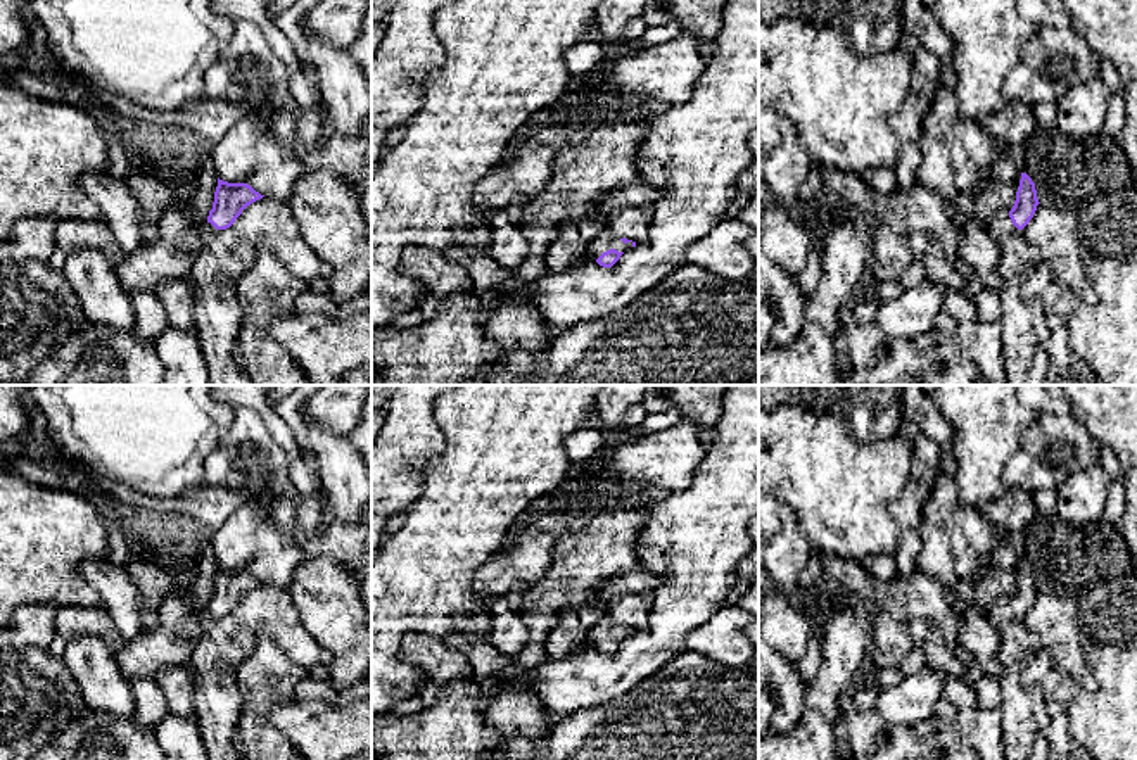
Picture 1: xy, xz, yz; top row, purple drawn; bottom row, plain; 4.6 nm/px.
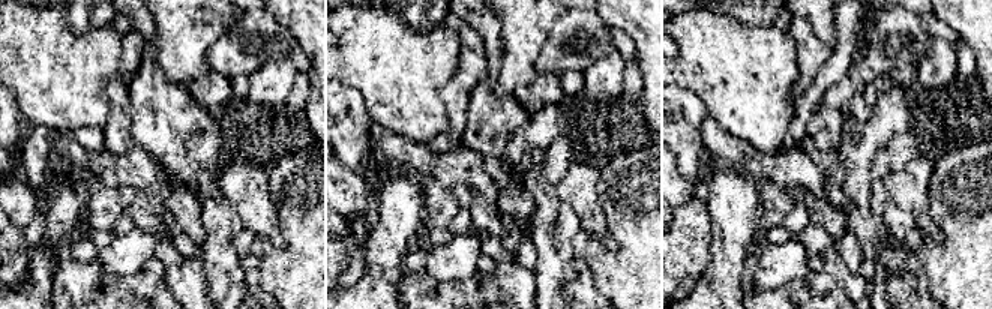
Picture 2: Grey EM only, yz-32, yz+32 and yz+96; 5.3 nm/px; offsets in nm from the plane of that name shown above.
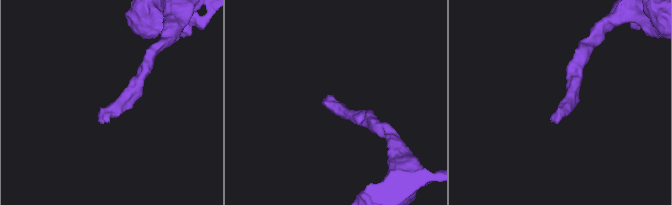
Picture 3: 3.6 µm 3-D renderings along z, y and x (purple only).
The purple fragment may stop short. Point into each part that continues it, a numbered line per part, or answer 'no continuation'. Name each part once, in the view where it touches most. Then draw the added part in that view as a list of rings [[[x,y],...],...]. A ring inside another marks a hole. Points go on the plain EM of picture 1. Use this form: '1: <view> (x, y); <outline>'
1: xz (607, 627); [[[610,617],[603,618],[596,627],[589,630],[589,644],[596,648],[603,639],[615,636],[619,639],[627,639],[632,636],[632,629],[624,630]]]

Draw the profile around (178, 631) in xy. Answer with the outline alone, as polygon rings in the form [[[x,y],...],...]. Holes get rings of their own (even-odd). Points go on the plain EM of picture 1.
[[[207,546],[195,580],[187,589],[169,591],[157,606],[159,624],[143,629],[116,651],[118,667],[128,681],[156,679],[164,667],[190,662],[202,634],[200,613],[213,596],[216,573],[216,554]]]

